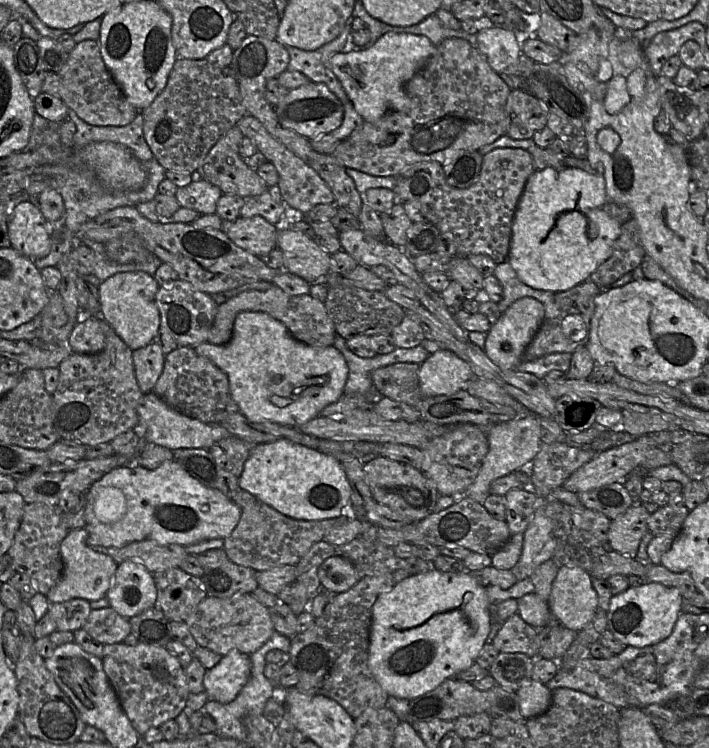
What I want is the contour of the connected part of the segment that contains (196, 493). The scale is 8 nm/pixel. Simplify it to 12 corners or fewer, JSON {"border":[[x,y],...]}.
{"border":[[174,460],[85,493],[88,546],[227,538],[241,509]]}

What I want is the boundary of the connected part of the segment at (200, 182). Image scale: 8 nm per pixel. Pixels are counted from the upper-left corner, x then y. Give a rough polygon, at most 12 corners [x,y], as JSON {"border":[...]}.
{"border":[[201,178],[178,187],[180,206],[200,214],[216,213],[221,189]]}

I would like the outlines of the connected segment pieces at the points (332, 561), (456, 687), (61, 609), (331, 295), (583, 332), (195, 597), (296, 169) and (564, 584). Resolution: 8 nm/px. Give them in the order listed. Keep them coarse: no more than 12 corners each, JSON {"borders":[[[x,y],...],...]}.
{"borders":[[[337,552],[322,562],[322,589],[339,594],[360,580],[350,560]],[[446,679],[411,699],[410,724],[483,712],[523,724],[518,697]],[[88,600],[50,603],[47,613],[57,630],[83,628],[91,610]],[[329,286],[344,339],[391,334],[406,315],[384,292]],[[587,280],[557,292],[523,361],[586,346],[595,299]],[[180,567],[152,574],[154,608],[186,621],[207,597],[202,578]],[[245,114],[237,126],[277,169],[287,208],[334,203],[319,174]],[[560,566],[548,600],[553,619],[579,632],[598,597],[589,572]]]}

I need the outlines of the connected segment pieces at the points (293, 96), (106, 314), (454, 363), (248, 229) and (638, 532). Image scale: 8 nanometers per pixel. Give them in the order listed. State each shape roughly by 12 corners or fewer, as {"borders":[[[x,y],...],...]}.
{"borders":[[[324,83],[291,89],[274,107],[284,127],[308,140],[343,121]],[[120,272],[99,286],[101,316],[131,349],[160,332],[146,272]],[[448,349],[420,364],[424,396],[451,395],[474,376]],[[262,216],[222,220],[235,245],[258,257],[277,247],[278,226]],[[633,504],[611,520],[608,548],[637,558],[650,513]]]}

